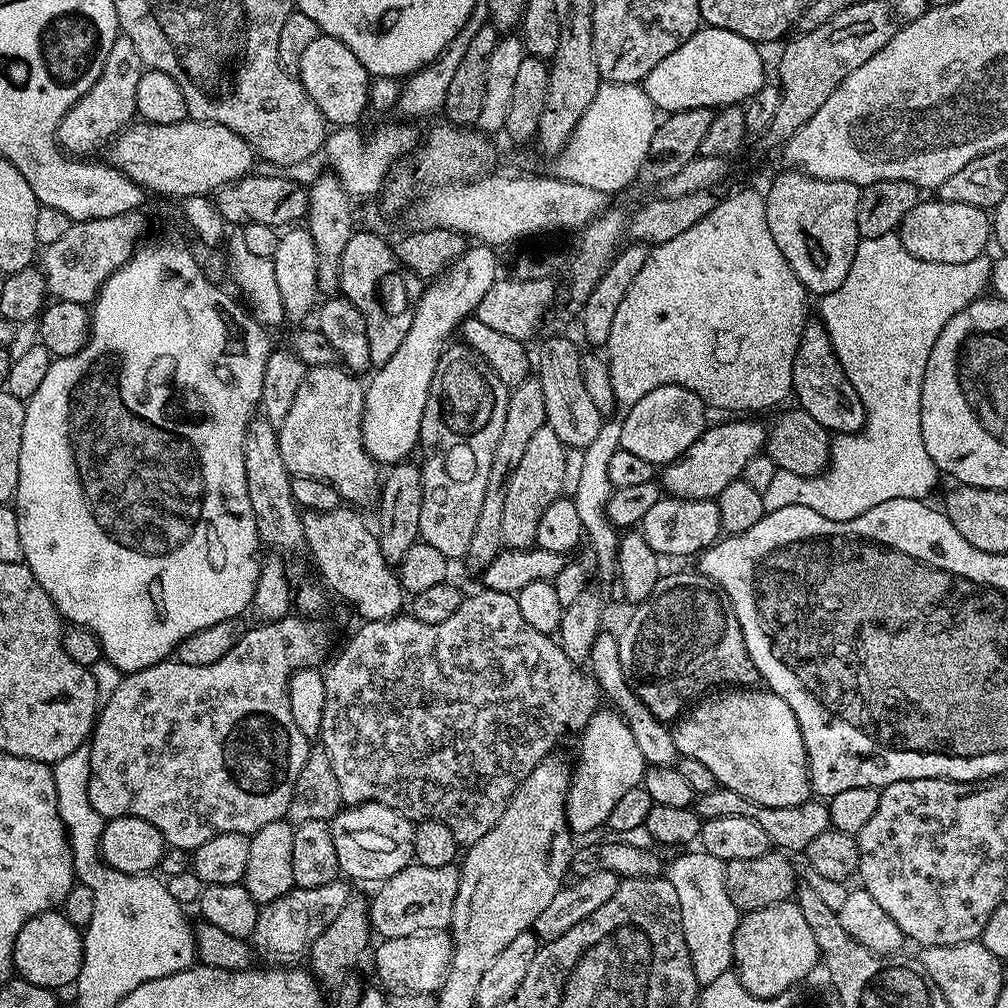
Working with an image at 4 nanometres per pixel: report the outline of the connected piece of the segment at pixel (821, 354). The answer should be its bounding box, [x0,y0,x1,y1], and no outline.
[792,322,864,434]

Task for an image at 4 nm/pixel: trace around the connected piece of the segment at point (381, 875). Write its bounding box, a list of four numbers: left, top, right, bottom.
[330,804,413,882]

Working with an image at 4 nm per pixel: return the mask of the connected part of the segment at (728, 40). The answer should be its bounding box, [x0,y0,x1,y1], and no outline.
[642,26,764,114]

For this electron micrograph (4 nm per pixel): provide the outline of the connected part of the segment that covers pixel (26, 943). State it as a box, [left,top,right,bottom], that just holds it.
[12,911,84,990]

